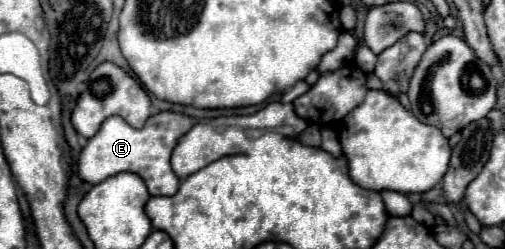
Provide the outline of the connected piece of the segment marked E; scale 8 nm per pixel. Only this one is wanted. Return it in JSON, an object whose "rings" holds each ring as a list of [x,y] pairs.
{"rings":[[[158,112],[148,118],[146,126],[136,130],[120,116],[108,118],[96,136],[88,140],[78,158],[78,174],[82,180],[90,184],[100,184],[102,180],[118,174],[118,172],[134,172],[138,174],[152,196],[174,196],[180,186],[180,178],[172,172],[170,156],[178,140],[194,126],[194,118],[176,112]]]}

